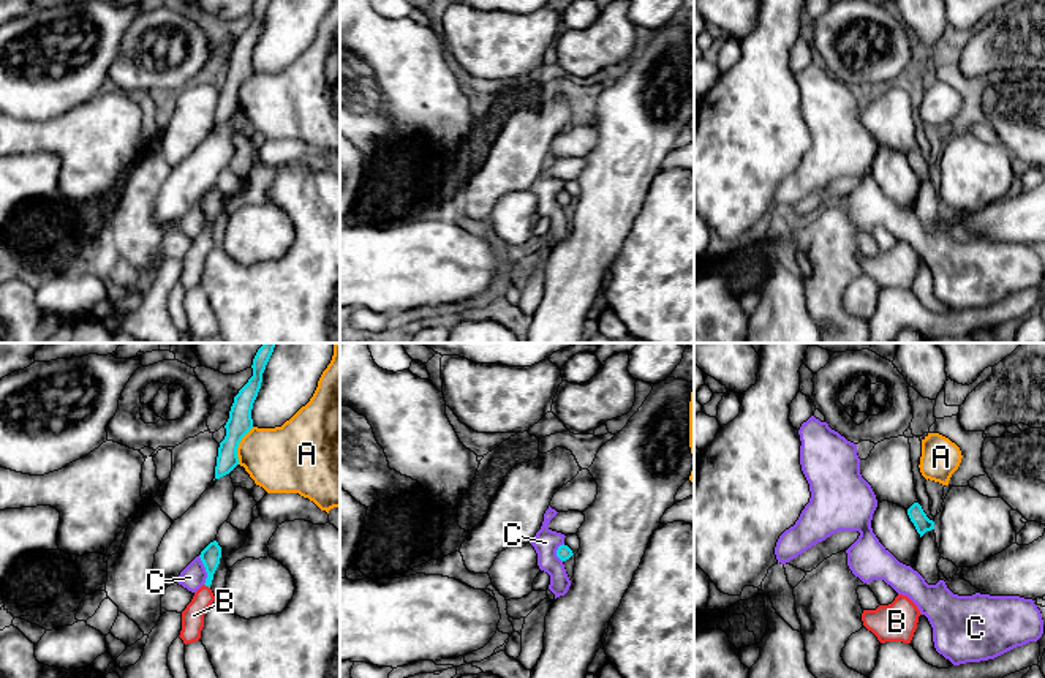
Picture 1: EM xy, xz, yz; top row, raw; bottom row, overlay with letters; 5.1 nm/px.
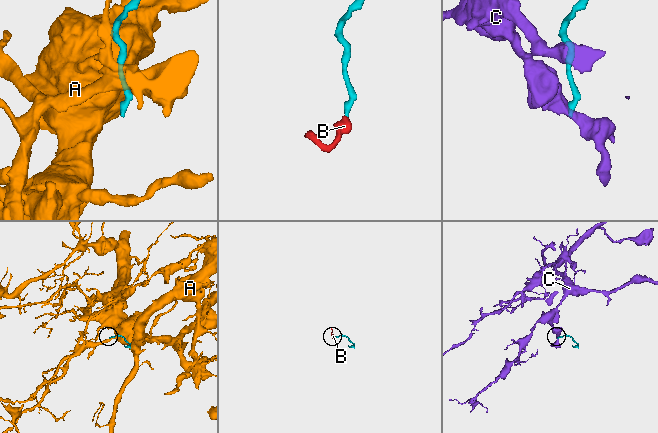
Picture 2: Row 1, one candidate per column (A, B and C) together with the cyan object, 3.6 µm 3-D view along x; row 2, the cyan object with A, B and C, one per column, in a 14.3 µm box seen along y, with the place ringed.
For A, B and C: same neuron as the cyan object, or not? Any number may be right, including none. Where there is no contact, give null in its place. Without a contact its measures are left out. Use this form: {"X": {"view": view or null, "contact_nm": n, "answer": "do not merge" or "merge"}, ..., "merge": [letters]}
{"A": {"view": "xy", "contact_nm": 200, "answer": "do not merge"}, "B": {"view": "xy", "contact_nm": 40, "answer": "merge"}, "C": {"view": "xy", "contact_nm": 150, "answer": "do not merge"}, "merge": ["B"]}

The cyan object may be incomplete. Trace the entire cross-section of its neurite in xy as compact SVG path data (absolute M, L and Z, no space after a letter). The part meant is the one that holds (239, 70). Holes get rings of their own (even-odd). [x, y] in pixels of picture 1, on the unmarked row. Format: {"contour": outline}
{"contour": "M256 0L253 5L253 22L234 43L229 65L224 71L226 82L220 89L215 125L229 120L237 111L237 93L242 84L253 74L251 55L262 28L262 19L272 0Z"}

